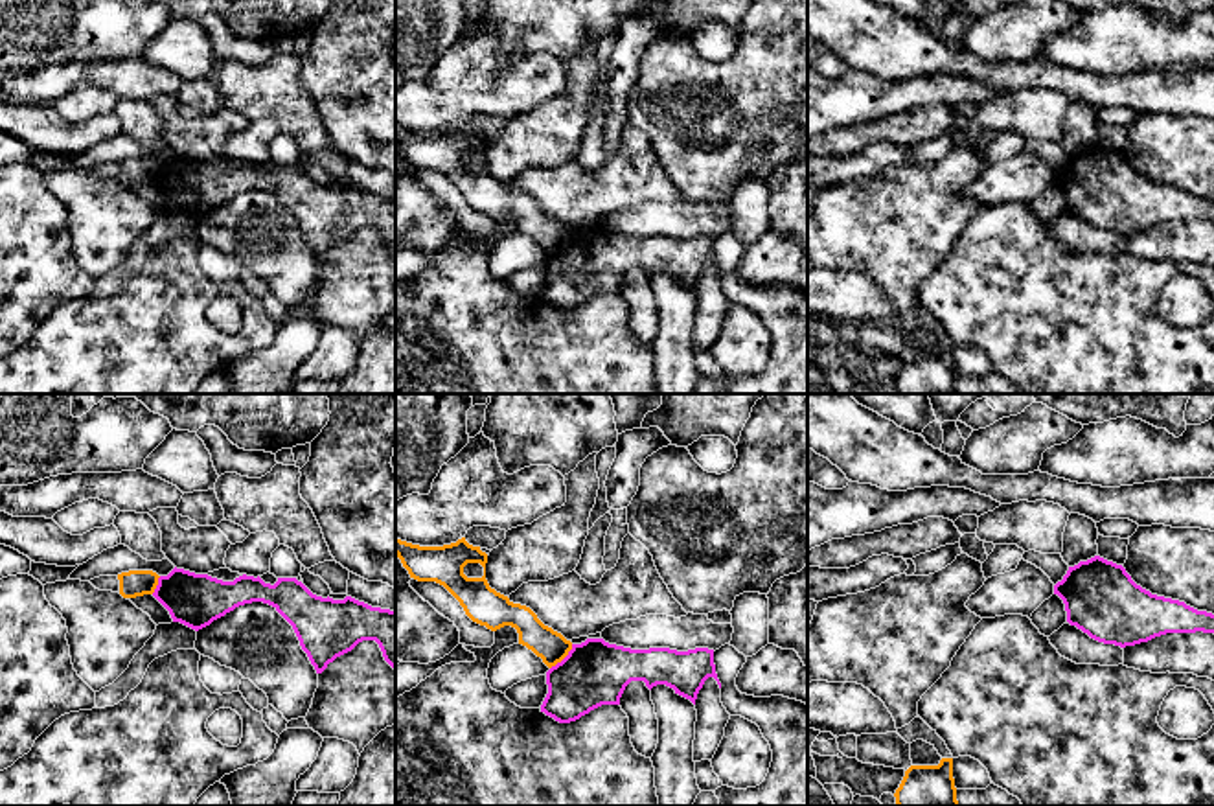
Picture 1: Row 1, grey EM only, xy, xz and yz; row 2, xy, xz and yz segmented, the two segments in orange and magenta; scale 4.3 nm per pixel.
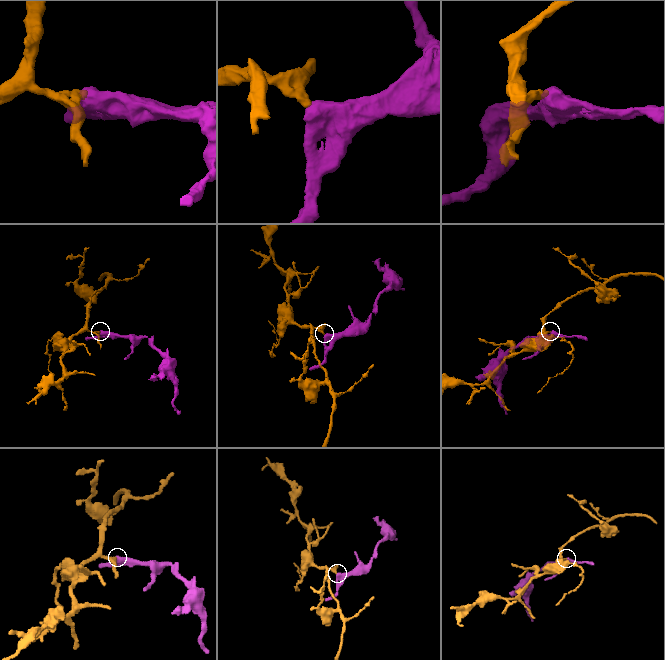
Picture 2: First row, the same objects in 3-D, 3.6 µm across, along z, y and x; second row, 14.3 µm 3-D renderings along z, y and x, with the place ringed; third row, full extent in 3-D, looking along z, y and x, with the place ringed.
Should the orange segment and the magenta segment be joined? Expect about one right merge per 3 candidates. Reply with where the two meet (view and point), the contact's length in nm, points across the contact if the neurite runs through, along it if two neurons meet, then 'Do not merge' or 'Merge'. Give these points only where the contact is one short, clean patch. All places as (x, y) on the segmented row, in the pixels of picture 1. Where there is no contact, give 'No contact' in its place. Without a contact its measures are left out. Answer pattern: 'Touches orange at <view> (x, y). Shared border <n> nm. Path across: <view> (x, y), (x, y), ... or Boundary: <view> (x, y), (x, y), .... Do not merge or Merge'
Touches orange at xz (563, 657). Shared border 150 nm. Boundary: xz (572, 644), (550, 668). Do not merge

